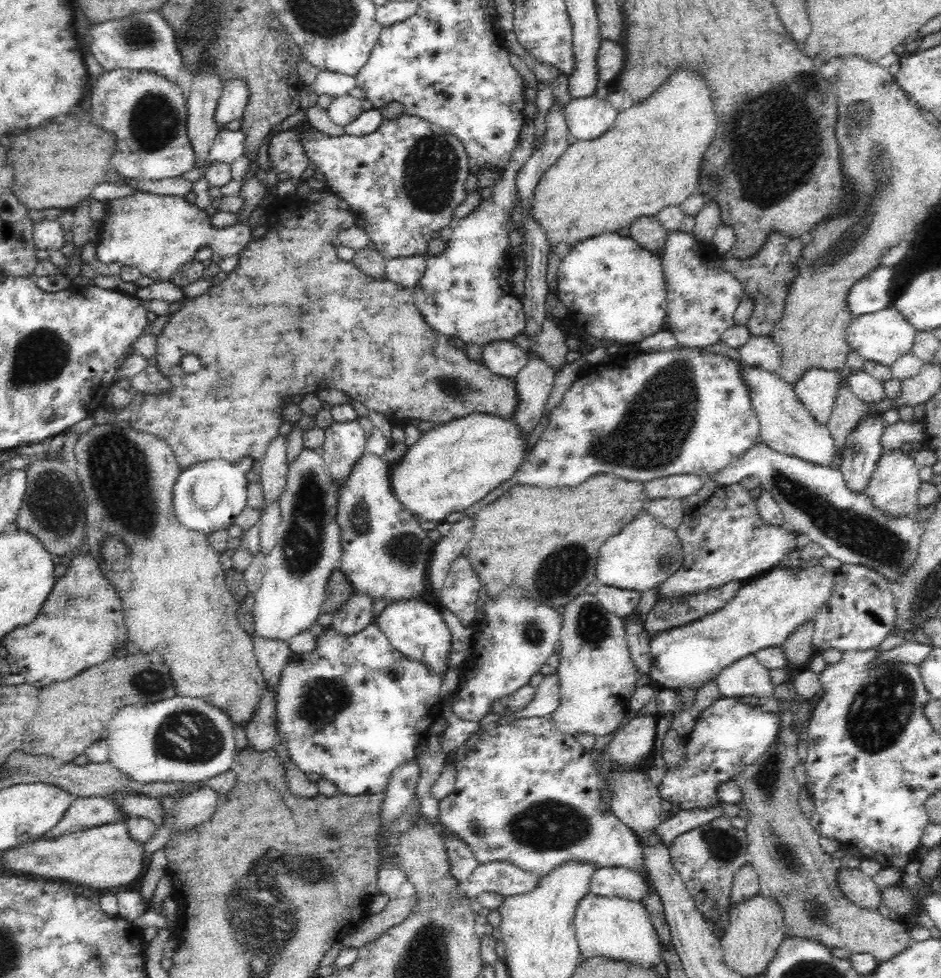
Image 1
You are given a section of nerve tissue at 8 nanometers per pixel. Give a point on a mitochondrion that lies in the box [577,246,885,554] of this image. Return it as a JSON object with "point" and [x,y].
{"point":[658,423]}

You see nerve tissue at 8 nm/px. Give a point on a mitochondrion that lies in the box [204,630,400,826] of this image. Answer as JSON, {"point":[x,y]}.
{"point":[319,701]}

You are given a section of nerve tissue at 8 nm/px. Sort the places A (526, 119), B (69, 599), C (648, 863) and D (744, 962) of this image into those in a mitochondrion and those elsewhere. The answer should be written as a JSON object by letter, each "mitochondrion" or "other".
{"A":"other","B":"mitochondrion","C":"other","D":"other"}

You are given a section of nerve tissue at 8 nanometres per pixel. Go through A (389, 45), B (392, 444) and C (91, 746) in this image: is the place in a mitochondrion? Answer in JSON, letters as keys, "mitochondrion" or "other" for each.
{"A":"other","B":"other","C":"other"}

